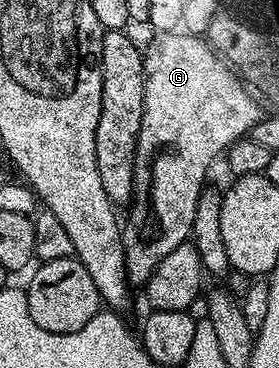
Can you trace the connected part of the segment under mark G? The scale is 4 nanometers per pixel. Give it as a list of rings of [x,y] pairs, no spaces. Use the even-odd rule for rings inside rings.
[[[180,30],[161,32],[150,42],[149,49],[144,49],[143,59],[143,122],[139,126],[137,153],[133,163],[133,195],[128,205],[129,217],[126,220],[124,217],[121,229],[125,269],[133,286],[145,286],[163,258],[192,237],[195,206],[206,187],[205,175],[209,167],[220,156],[222,159],[223,153],[238,140],[246,137],[263,115],[263,109],[253,101],[253,92],[246,85],[230,79],[226,65],[213,48],[196,36],[187,36]]]

